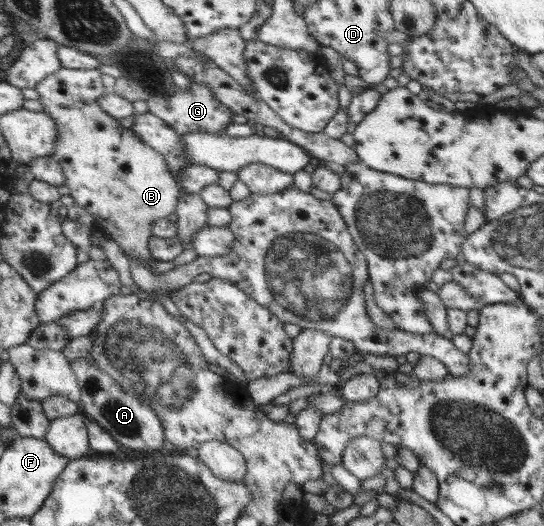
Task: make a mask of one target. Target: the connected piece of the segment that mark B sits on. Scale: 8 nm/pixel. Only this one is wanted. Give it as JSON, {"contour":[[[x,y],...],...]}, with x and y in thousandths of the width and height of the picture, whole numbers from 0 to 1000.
{"contour":[[[114,127],[110,137],[85,148],[66,169],[74,177],[72,192],[81,200],[81,213],[99,221],[108,234],[112,259],[103,291],[96,297],[119,321],[119,352],[131,361],[131,371],[171,409],[173,424],[215,458],[241,496],[257,494],[265,506],[276,506],[276,498],[287,492],[278,466],[285,449],[283,426],[325,405],[338,365],[305,297],[272,276],[243,241],[226,241],[221,226],[202,219],[186,202],[186,184],[202,173],[191,162],[188,135]]]}

